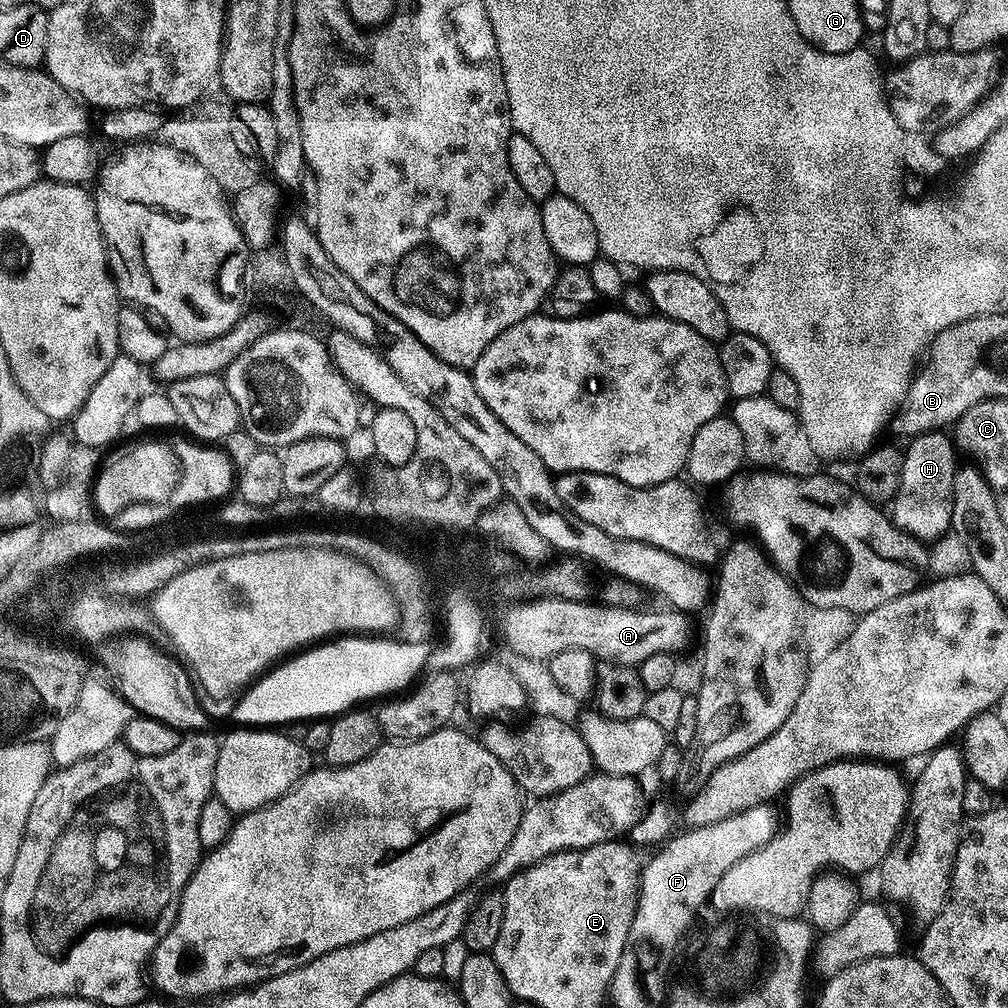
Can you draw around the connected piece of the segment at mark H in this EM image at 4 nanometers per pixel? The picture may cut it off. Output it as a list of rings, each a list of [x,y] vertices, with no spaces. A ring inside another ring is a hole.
[[[937,430],[923,432],[907,441],[908,448],[903,449],[902,478],[898,486],[898,494],[890,501],[892,523],[897,524],[903,532],[910,534],[921,542],[935,542],[952,527],[952,491],[954,490],[955,474],[958,469],[958,449],[953,437],[947,431]]]

